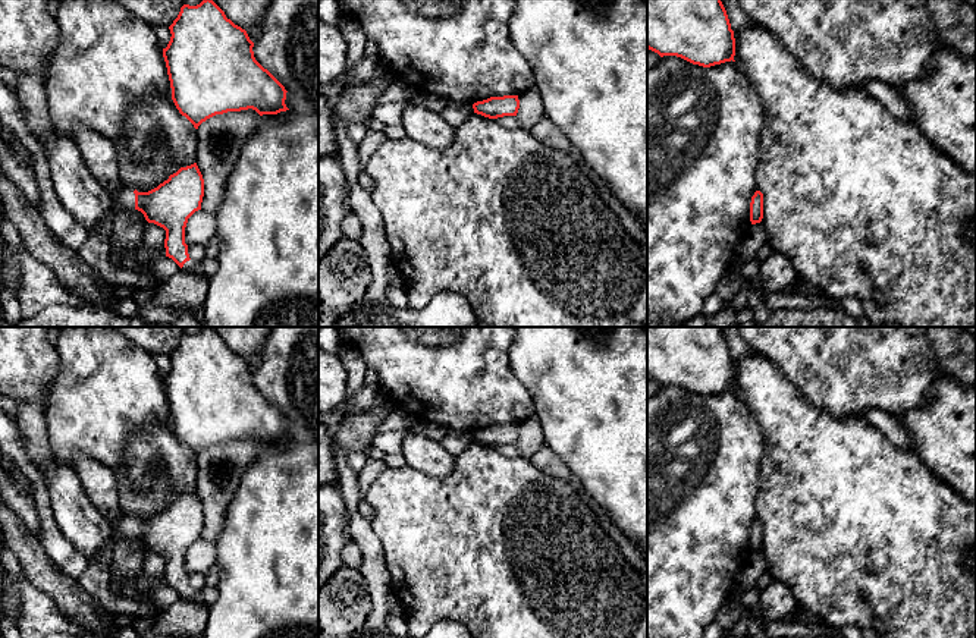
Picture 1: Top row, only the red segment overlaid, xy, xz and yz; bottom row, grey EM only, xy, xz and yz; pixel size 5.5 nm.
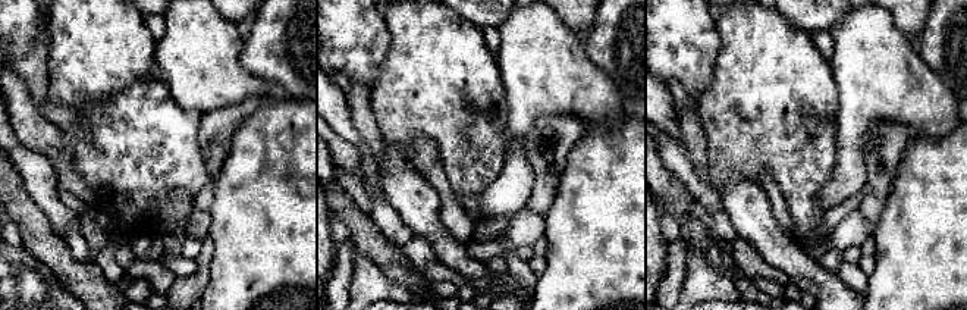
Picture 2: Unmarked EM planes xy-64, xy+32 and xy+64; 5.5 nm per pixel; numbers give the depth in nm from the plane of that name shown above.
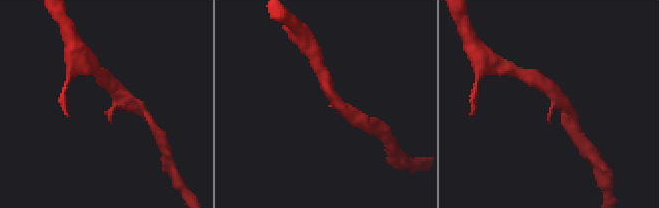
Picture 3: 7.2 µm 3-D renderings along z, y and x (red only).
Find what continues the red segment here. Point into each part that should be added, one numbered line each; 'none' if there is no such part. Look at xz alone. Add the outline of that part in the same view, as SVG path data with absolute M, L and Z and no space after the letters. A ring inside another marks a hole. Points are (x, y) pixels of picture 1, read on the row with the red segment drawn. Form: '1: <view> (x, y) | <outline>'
none

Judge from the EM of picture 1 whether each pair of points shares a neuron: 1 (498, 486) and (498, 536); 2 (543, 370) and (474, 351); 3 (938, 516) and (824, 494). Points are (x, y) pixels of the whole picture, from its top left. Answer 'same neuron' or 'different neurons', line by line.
1: same neuron
2: different neurons
3: same neuron

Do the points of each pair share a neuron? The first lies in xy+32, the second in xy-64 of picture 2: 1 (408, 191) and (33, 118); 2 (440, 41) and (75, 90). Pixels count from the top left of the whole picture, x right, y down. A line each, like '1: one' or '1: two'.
1: one
2: one

